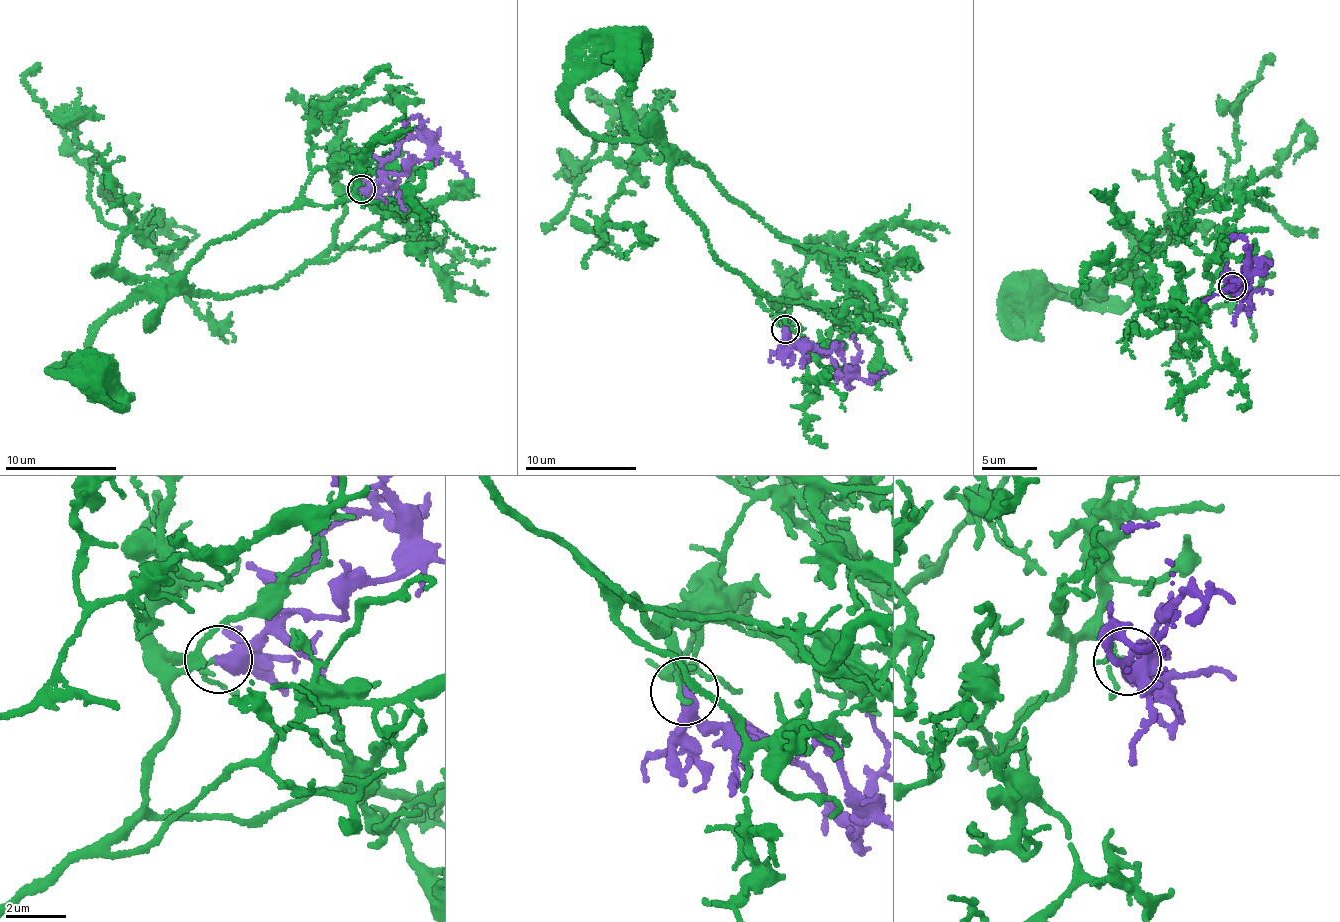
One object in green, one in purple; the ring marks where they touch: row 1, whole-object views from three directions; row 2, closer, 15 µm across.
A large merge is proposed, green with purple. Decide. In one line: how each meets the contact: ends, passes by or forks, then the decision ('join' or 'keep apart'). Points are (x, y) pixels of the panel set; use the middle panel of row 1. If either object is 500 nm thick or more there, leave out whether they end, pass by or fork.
green passes by | purple passes by | join

